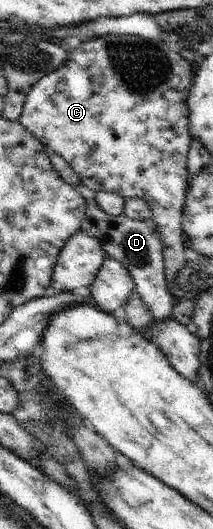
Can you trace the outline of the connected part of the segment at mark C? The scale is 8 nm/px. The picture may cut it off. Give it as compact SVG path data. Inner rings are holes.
M105 35L99 38L83 42L69 53L69 58L65 60L57 70L46 74L38 80L27 95L23 112L19 122L43 143L45 149L49 153L58 154L65 162L73 168L75 174L79 176L81 182L94 190L95 192L114 192L123 198L139 197L145 199L149 203L152 219L157 224L156 229L161 236L163 242L165 257L164 275L166 280L173 280L175 274L179 274L179 270L187 264L187 258L190 256L184 245L183 231L181 230L181 216L183 216L183 204L186 200L186 192L188 188L188 172L187 159L188 150L192 142L191 132L189 132L189 106L187 106L187 98L193 86L193 78L195 78L195 67L185 60L179 52L172 50L166 41L149 40L139 35Z

